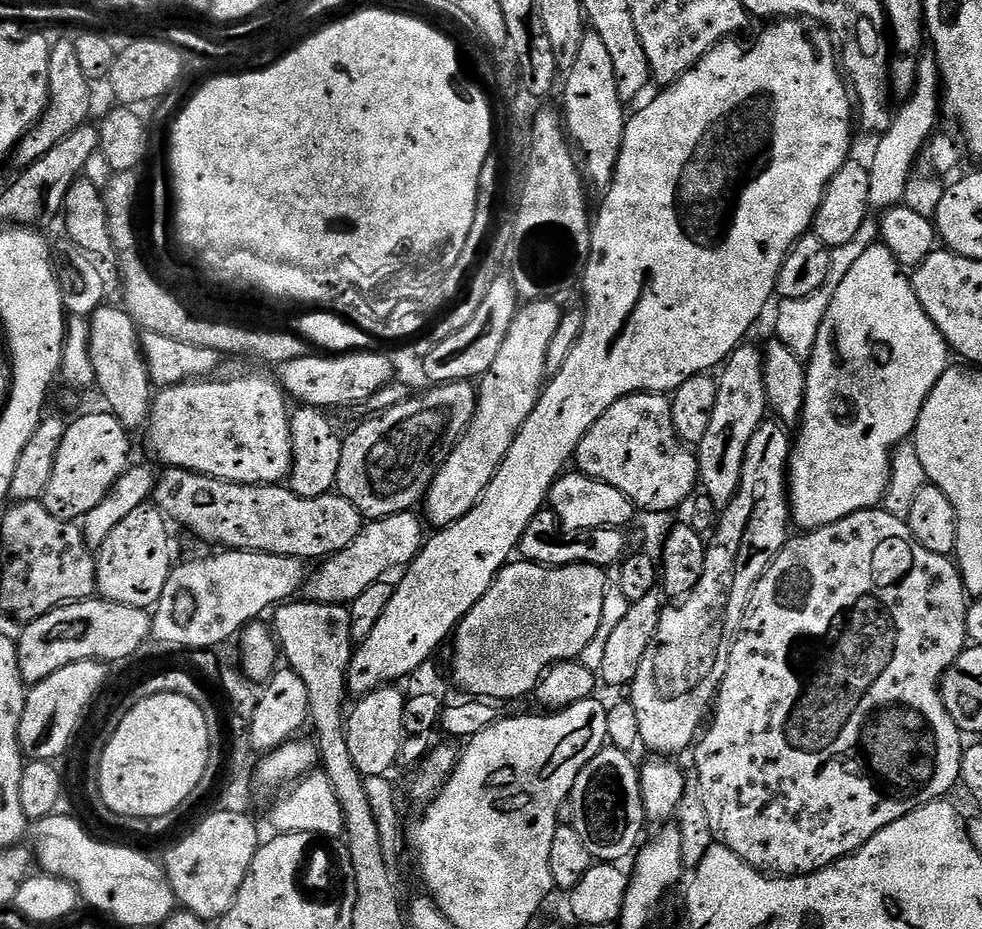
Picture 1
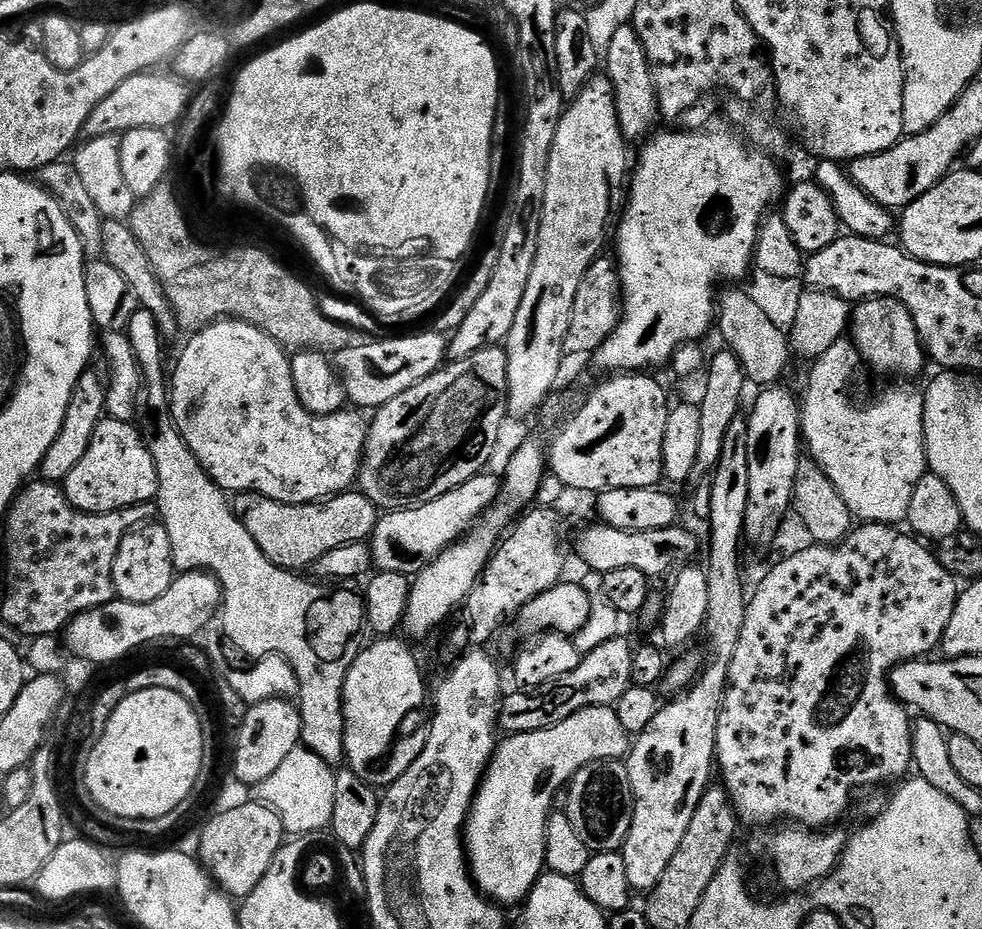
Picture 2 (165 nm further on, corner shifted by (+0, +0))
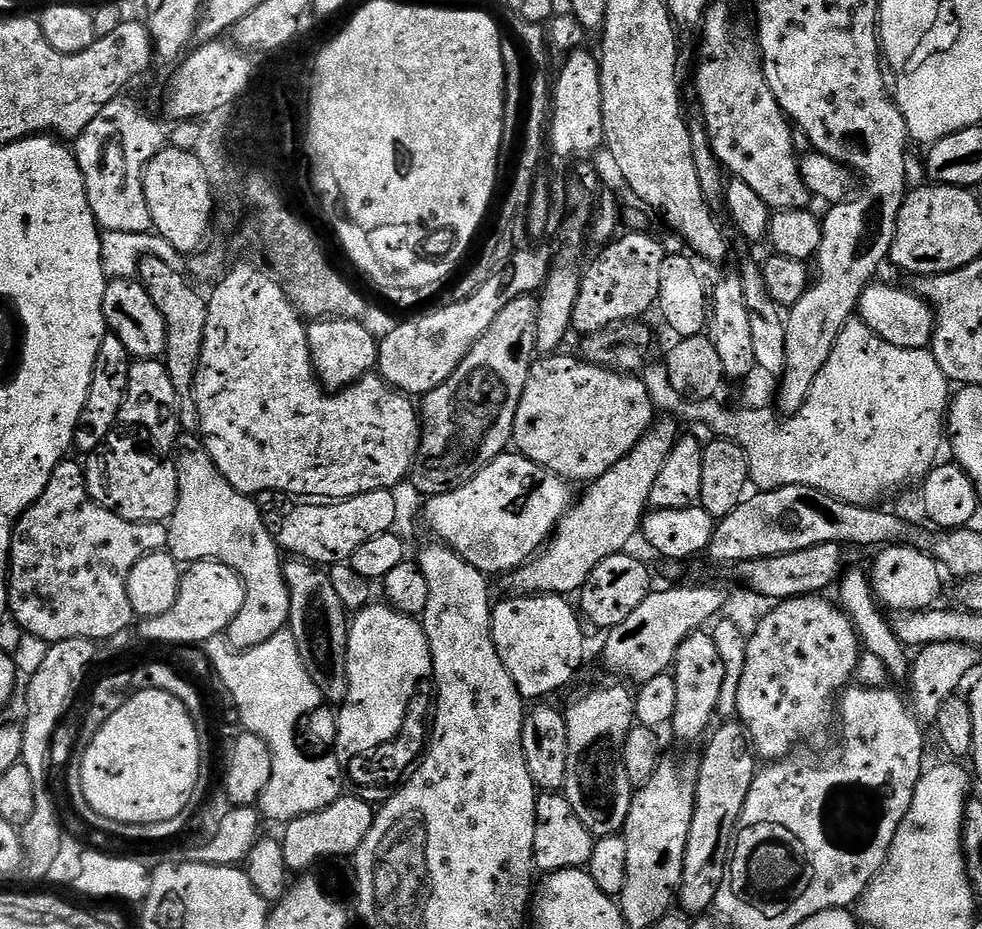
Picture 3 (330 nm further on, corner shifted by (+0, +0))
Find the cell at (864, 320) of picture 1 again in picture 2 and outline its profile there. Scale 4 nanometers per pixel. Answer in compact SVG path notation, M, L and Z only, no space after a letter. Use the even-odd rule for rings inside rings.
M877 298L855 305L850 317L850 339L855 344L861 361L865 365L869 364L876 372L885 372L888 376L896 376L892 378L912 378L908 376L918 375L923 370L924 364L926 365L926 353L920 342L918 330L914 326L914 318L910 314L910 310L906 310L906 306L902 306L897 300Z

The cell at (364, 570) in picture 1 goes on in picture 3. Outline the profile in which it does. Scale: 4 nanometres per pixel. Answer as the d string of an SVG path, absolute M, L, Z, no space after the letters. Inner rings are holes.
M504 450L489 464L480 468L478 474L470 478L470 482L441 496L431 497L425 503L428 505L424 508L424 520L439 543L448 545L478 571L485 574L511 574L532 559L568 511L574 500L574 495L572 496L568 488L571 488L569 481L563 480L561 476L556 476L545 468L539 468L537 464L515 451Z

